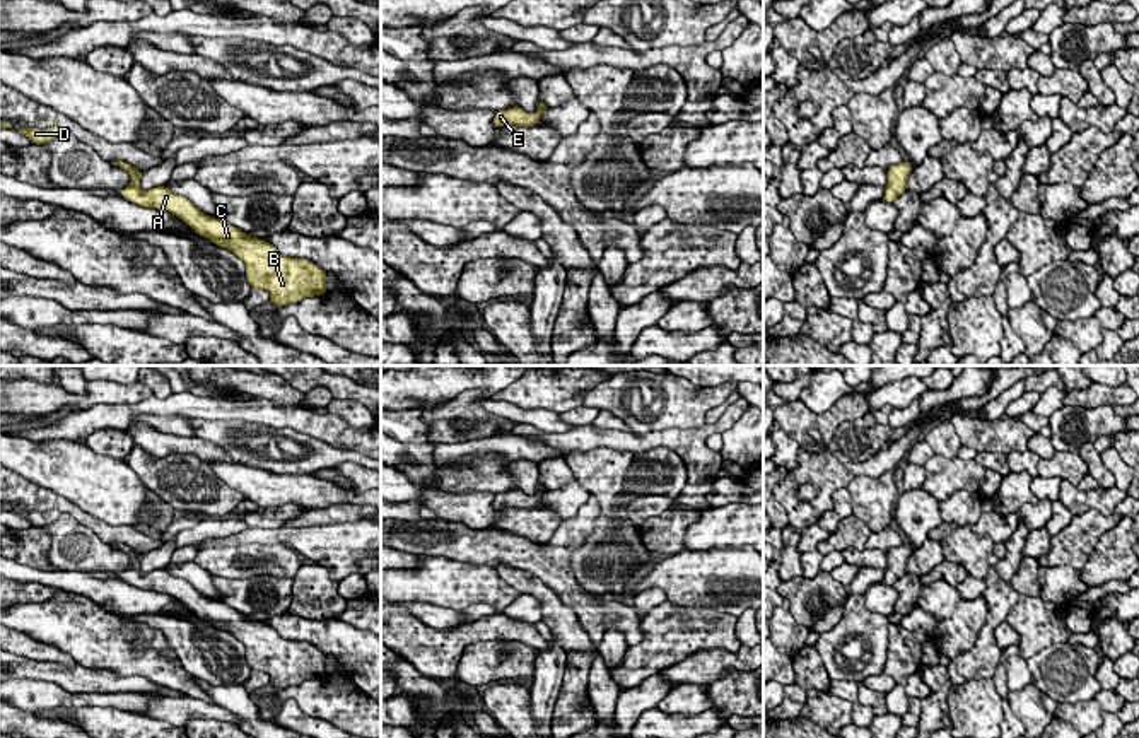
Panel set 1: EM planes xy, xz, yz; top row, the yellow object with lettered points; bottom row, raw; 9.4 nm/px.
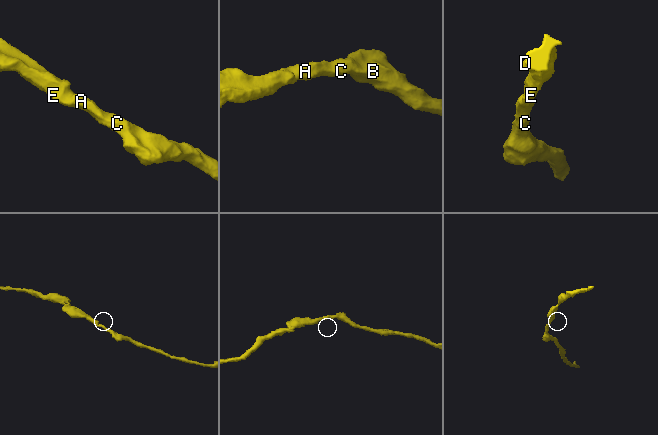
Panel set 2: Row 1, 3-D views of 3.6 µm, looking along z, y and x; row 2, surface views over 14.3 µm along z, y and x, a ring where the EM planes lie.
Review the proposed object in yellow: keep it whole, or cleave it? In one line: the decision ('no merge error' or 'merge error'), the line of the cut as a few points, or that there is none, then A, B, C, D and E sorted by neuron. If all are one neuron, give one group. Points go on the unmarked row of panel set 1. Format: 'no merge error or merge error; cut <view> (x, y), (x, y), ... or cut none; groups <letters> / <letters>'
no merge error; cut none; groups A B C D E

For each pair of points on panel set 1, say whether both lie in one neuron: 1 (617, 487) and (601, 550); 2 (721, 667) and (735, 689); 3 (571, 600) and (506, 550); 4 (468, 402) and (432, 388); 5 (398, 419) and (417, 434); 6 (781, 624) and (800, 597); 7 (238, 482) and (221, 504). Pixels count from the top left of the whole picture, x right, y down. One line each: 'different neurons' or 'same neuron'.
1: same neuron
2: different neurons
3: same neuron
4: different neurons
5: same neuron
6: different neurons
7: different neurons

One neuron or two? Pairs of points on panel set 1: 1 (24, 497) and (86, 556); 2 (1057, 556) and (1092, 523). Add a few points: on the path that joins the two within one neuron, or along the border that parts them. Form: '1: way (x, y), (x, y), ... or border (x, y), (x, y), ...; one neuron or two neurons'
1: border (62, 511), (67, 511), (96, 535); two neurons
2: way (1066, 547), (1083, 528); one neuron

